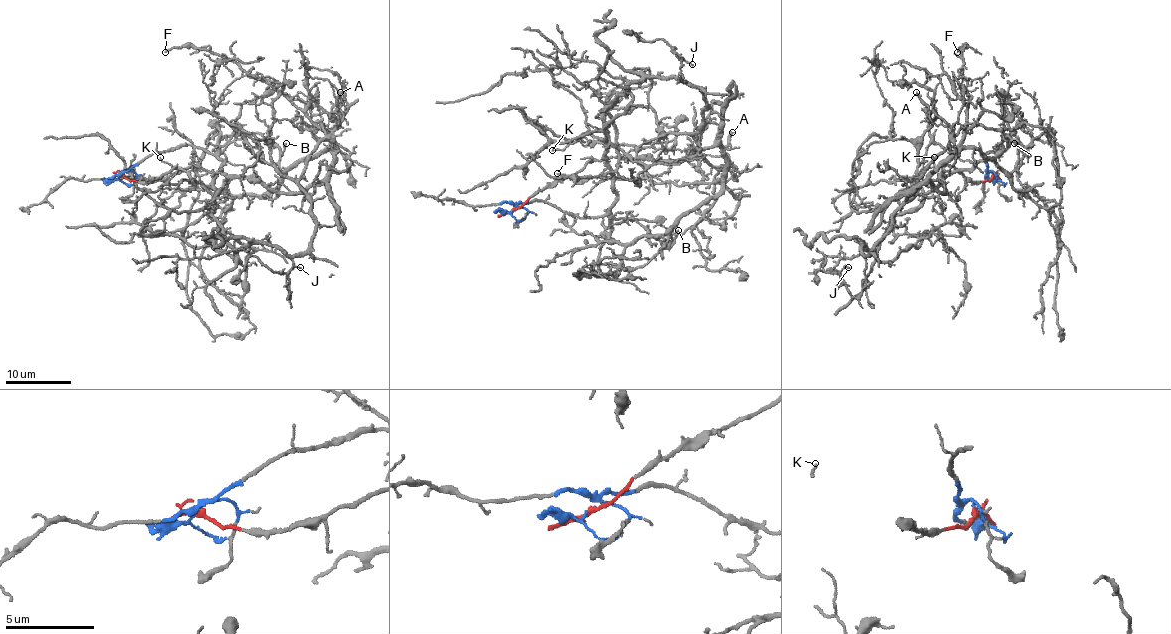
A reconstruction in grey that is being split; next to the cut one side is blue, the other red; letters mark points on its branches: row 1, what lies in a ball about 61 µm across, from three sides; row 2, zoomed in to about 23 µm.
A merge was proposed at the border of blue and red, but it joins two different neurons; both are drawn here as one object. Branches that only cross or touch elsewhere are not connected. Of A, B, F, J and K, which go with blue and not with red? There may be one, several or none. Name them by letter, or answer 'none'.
A, J, K

